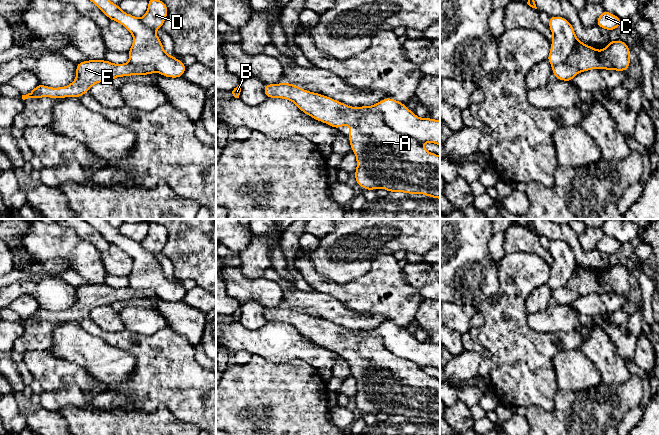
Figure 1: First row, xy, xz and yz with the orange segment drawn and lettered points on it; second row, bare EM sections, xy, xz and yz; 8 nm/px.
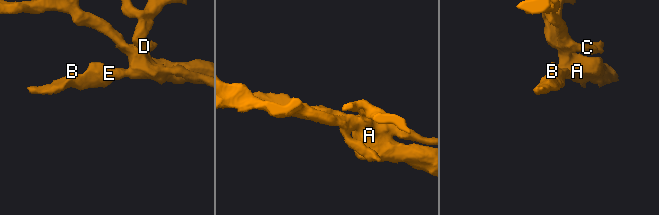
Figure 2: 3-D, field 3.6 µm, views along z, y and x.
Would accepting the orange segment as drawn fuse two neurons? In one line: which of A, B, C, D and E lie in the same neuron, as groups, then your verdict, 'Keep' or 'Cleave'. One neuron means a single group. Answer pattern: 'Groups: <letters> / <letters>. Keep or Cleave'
Groups: A B D E / C. Cleave

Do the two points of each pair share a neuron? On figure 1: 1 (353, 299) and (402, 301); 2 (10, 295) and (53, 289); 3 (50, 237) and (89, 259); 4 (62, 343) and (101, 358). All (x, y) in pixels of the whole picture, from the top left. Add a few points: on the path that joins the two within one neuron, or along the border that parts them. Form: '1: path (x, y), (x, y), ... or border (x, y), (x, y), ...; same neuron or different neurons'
1: path (365, 299), (376, 299), (380, 303), (390, 301); same neuron
2: path (21, 289), (42, 289); same neuron
3: path (60, 242), (66, 243), (79, 253); same neuron
4: path (72, 343), (91, 353); same neuron

